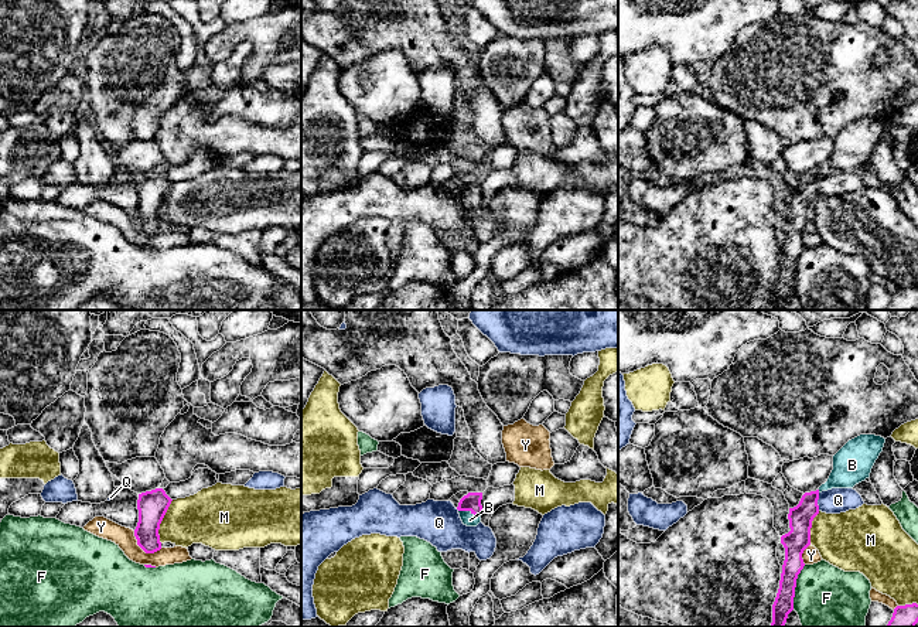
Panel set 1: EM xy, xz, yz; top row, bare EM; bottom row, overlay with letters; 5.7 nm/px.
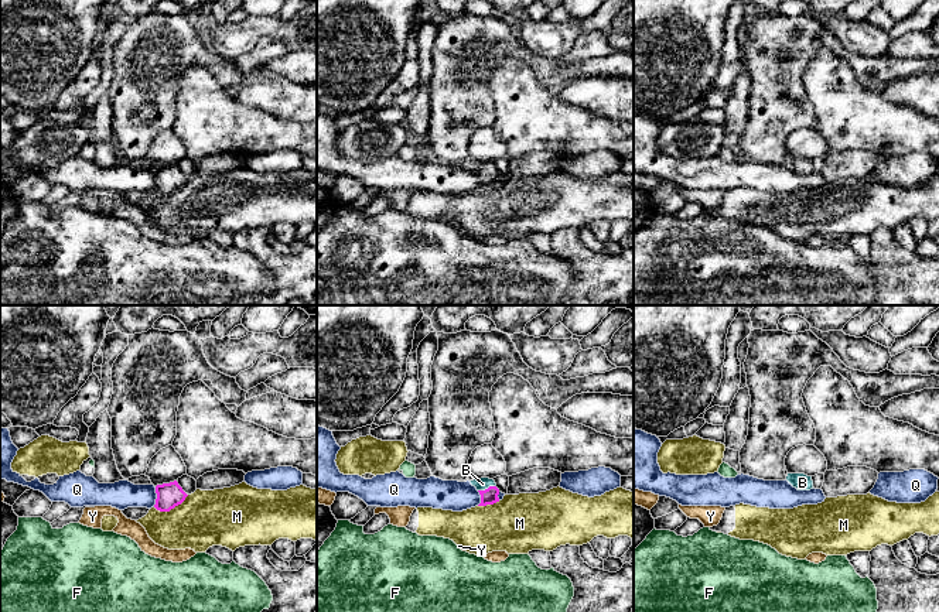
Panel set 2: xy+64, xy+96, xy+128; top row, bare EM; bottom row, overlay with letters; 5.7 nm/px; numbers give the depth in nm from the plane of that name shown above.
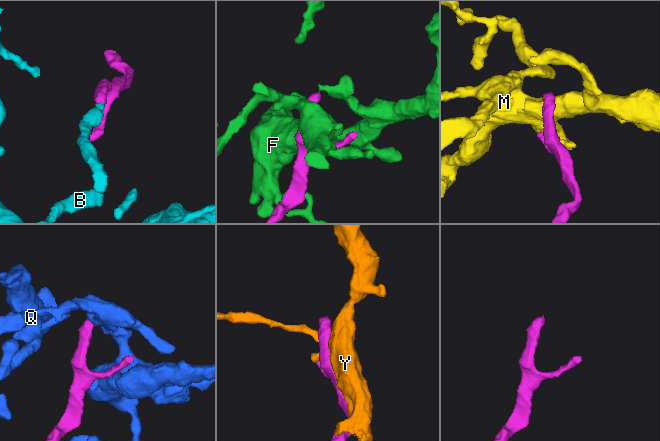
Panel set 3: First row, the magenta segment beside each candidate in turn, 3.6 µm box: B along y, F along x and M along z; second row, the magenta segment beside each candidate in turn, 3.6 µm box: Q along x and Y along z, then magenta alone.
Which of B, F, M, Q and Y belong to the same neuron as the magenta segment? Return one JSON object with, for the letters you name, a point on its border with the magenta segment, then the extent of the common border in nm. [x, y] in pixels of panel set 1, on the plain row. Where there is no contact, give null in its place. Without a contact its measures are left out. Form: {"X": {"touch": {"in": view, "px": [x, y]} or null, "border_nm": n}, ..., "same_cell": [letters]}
{"B": {"touch": {"in": "xz", "px": [471, 196]}, "border_nm": 130}, "same_cell": ["B"]}

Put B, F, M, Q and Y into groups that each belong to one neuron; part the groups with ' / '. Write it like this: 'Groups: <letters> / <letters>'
Groups: B / F / M / Q / Y

